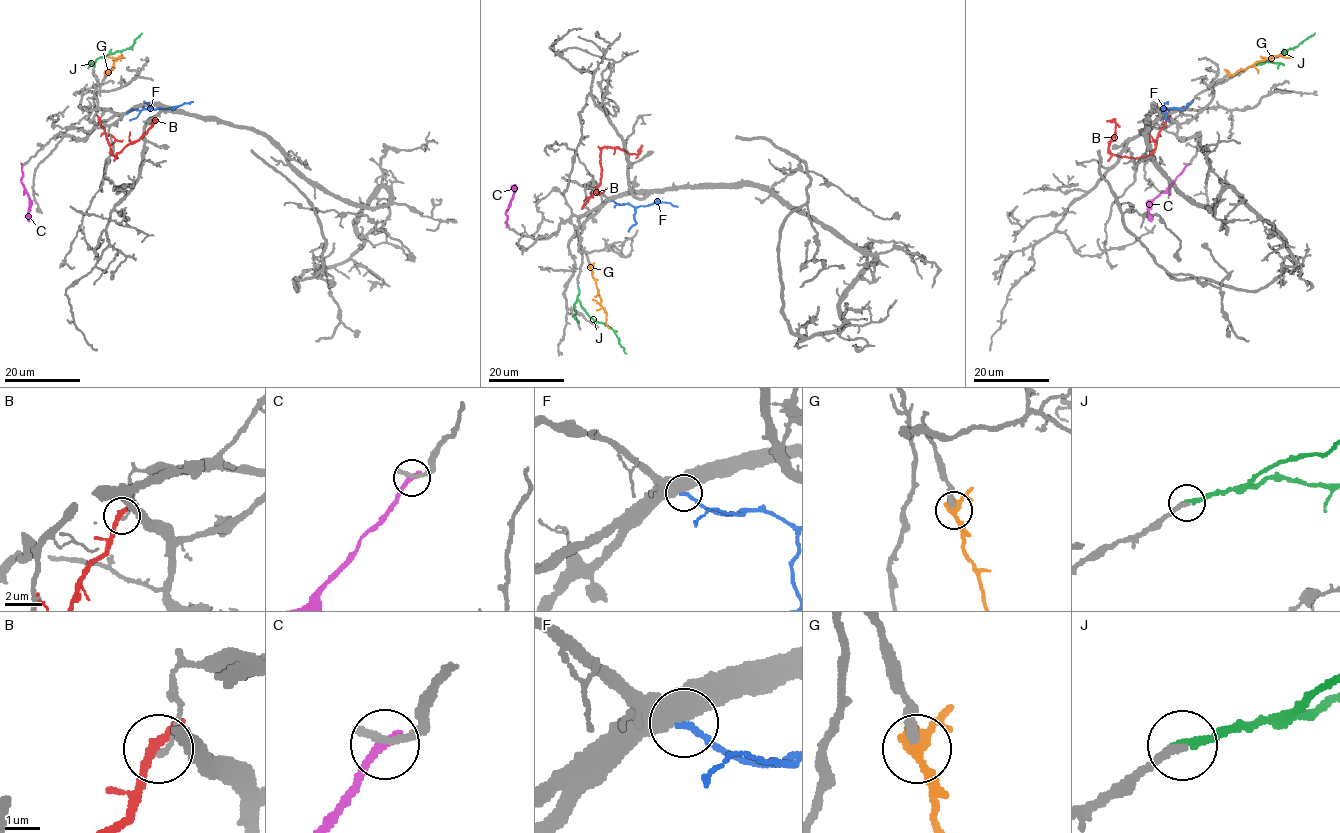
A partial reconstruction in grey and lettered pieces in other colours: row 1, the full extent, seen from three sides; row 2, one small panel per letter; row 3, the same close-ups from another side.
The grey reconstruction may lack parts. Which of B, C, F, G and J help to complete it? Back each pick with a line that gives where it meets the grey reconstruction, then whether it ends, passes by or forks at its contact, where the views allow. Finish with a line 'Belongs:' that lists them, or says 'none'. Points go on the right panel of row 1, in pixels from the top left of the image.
G: (1229, 75) | it forks
J: (1250, 66) | it ends
Belongs: G, J

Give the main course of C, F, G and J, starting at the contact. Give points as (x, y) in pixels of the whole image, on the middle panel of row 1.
C: (507, 225), (506, 211), (510, 204), (512, 187), (514, 190)
F: (612, 200), (635, 207), (661, 202), (677, 206)
G: (590, 267), (609, 328)
J: (578, 288), (577, 300), (581, 307), (595, 321), (605, 323), (613, 329), (626, 353)

